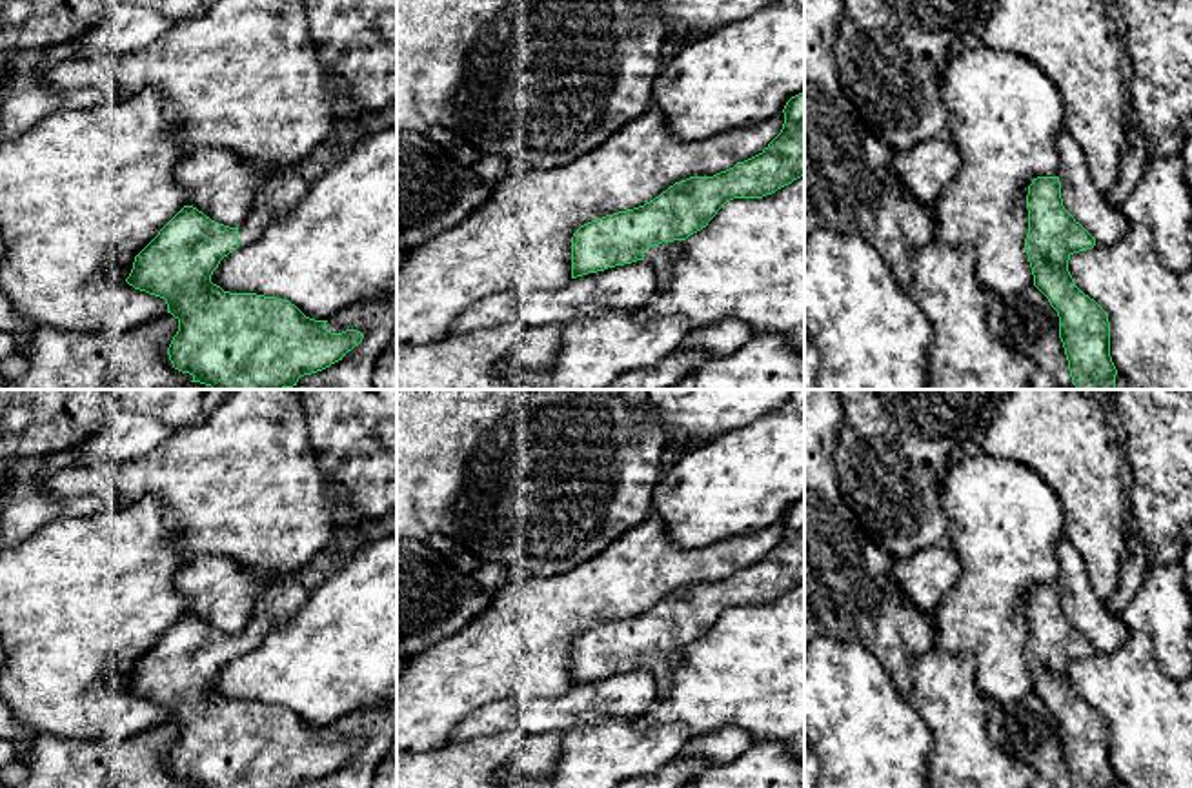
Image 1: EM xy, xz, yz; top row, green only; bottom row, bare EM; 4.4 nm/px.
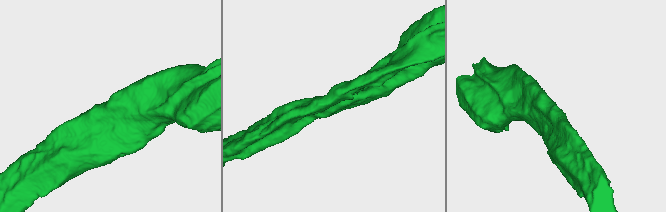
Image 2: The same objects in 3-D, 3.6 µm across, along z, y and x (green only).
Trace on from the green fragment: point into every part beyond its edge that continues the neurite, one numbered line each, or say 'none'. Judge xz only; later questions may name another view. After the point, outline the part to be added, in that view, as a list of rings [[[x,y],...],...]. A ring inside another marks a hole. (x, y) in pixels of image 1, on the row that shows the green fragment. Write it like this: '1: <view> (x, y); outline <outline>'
1: xz (661, 257); outline [[[684,240],[662,242],[644,251],[644,260],[655,271],[655,291],[662,291],[672,278],[672,266],[681,255]]]

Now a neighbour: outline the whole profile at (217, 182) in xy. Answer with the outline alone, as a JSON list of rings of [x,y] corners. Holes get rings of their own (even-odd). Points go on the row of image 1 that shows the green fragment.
[[[197,147],[177,166],[175,178],[186,191],[186,206],[197,207],[218,224],[238,227],[247,218],[262,184],[284,171],[298,173],[298,164],[251,169],[227,149]]]

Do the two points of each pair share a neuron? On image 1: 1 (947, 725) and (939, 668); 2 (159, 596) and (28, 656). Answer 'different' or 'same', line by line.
1: same
2: same

